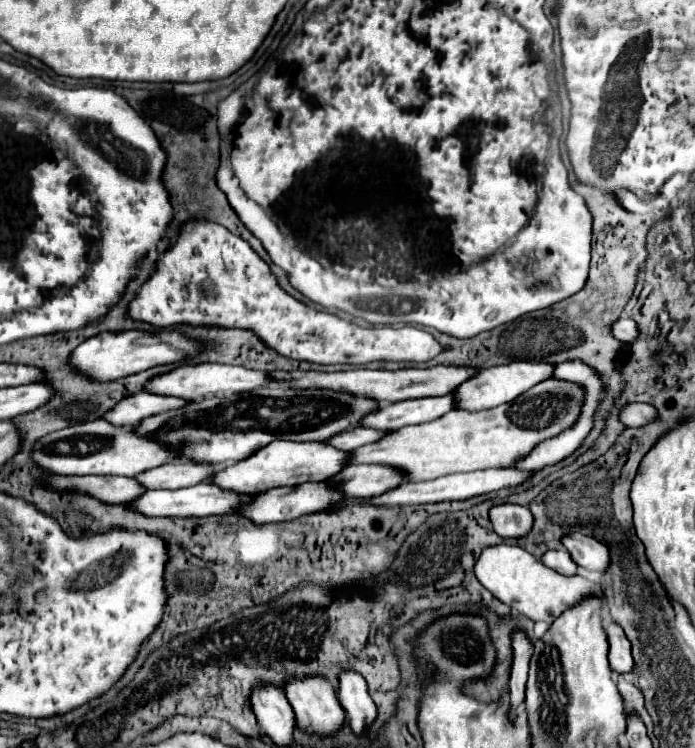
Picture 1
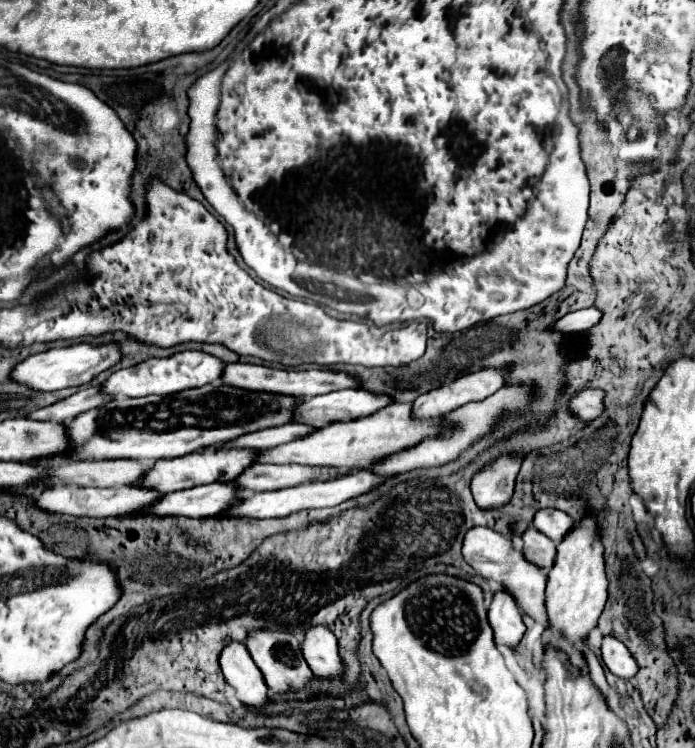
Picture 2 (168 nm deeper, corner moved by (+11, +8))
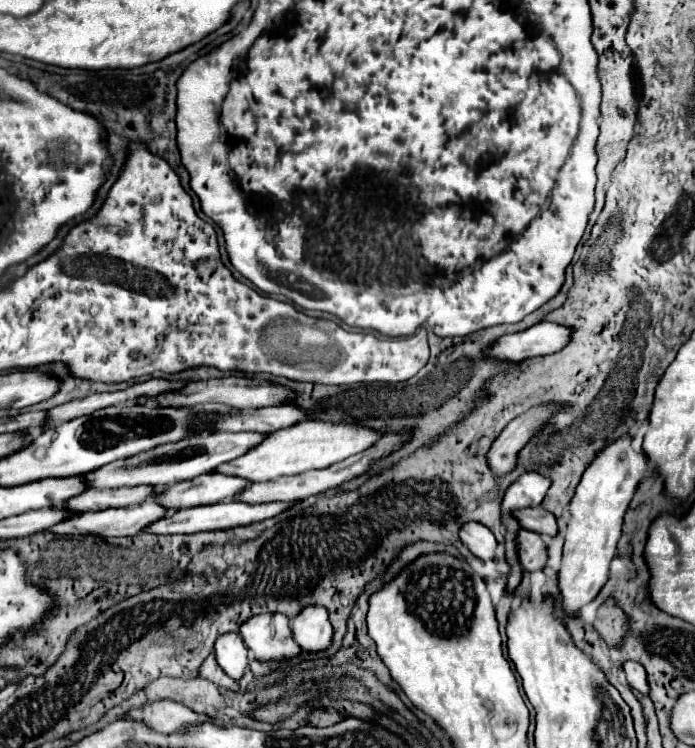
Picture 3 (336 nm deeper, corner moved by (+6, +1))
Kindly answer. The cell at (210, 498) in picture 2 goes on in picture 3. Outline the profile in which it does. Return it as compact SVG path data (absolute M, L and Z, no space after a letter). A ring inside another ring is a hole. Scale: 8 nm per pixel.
M153 500L129 506L129 508L111 508L99 512L83 512L77 520L65 520L57 528L49 528L57 534L93 534L93 536L135 536L149 528L153 522L163 520L167 508L155 504Z

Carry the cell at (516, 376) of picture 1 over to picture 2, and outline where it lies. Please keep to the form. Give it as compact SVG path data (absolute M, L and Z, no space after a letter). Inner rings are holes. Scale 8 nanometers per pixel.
M482 369L478 373L464 375L440 389L432 389L426 395L420 395L412 403L412 417L418 419L434 419L442 417L470 401L486 399L504 387L506 373L502 369Z

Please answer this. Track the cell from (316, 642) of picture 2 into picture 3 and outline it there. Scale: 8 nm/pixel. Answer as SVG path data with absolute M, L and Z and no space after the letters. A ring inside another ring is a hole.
M305 608L301 616L293 620L293 640L305 652L323 652L331 646L333 628L329 624L325 608Z

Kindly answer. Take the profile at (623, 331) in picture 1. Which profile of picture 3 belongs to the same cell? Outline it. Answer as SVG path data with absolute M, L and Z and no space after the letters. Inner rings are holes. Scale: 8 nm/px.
M541 322L525 332L509 334L505 340L497 342L493 348L493 356L501 356L501 360L521 362L533 356L555 354L563 350L563 346L571 340L571 328L555 322Z

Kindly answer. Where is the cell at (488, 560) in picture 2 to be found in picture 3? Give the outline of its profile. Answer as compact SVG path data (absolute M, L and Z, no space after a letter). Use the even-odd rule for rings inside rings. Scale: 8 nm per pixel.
M469 522L461 528L459 532L461 542L471 550L473 556L477 556L479 560L493 560L495 558L495 550L497 550L497 540L493 536L493 532L477 522Z

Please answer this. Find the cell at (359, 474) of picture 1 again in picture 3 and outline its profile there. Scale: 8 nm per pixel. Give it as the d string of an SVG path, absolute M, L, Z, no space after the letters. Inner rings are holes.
M209 472L205 476L197 476L193 480L183 480L167 486L153 500L165 504L169 510L217 504L223 500L233 500L233 496L241 494L251 482L239 476L227 476L221 472Z

